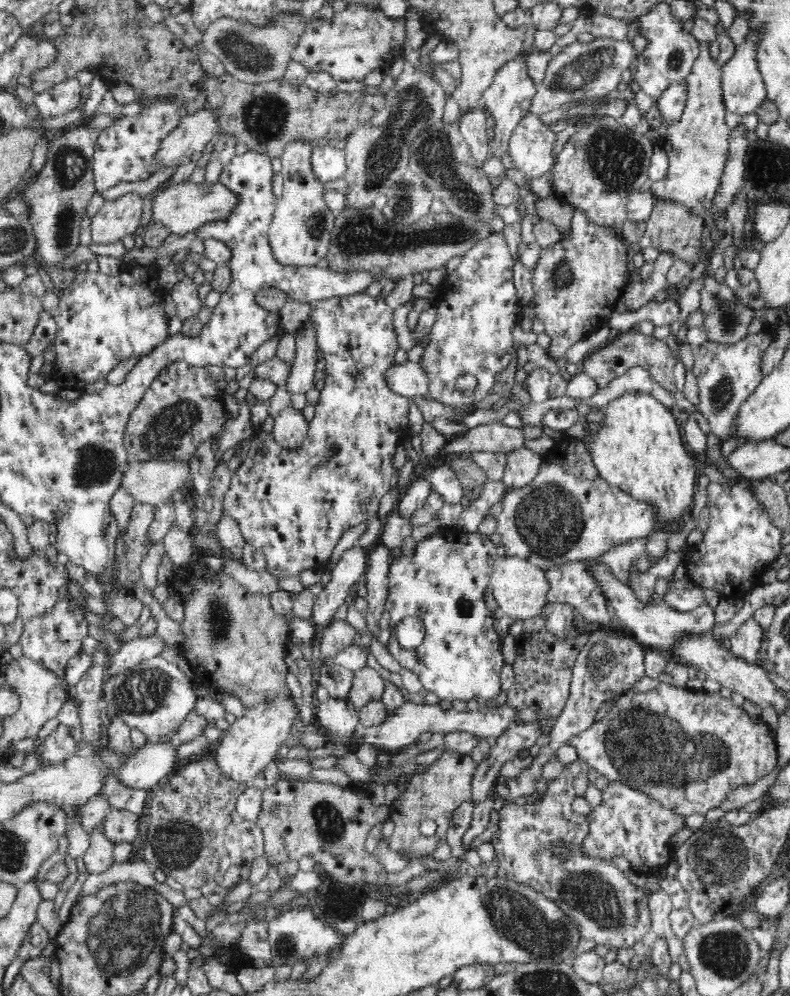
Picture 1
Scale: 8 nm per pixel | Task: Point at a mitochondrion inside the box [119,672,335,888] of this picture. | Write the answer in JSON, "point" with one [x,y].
{"point":[177,844]}

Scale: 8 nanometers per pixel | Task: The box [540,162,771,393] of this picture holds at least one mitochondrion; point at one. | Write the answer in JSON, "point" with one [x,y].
{"point":[729,320]}

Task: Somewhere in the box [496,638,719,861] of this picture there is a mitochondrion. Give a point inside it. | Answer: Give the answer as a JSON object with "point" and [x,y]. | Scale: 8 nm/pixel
{"point":[595,663]}

